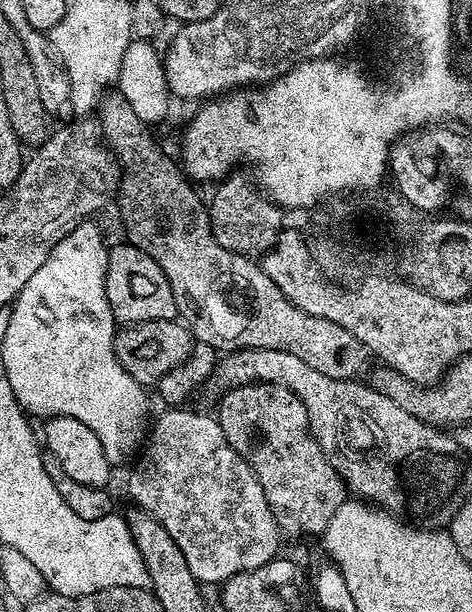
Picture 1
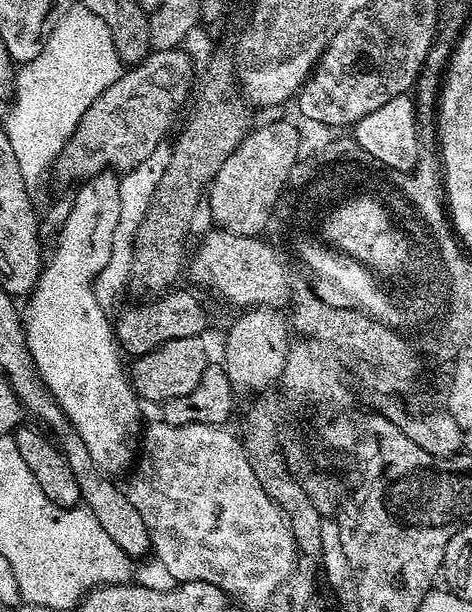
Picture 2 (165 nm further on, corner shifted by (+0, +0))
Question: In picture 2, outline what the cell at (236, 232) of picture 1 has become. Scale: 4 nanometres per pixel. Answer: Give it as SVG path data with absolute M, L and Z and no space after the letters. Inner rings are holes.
M272 120L261 128L253 127L244 140L222 162L222 170L206 189L206 199L212 211L212 223L217 229L239 236L260 236L266 226L268 204L272 204L276 188L294 156L300 156L301 142L295 123Z

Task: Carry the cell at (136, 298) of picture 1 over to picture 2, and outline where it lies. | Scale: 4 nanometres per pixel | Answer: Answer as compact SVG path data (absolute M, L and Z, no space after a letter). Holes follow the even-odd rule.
M165 290L155 298L148 298L145 304L132 304L120 317L115 317L114 331L118 347L125 357L135 358L150 354L158 346L178 338L194 338L203 333L208 324L208 316L200 305L200 300L192 292Z

